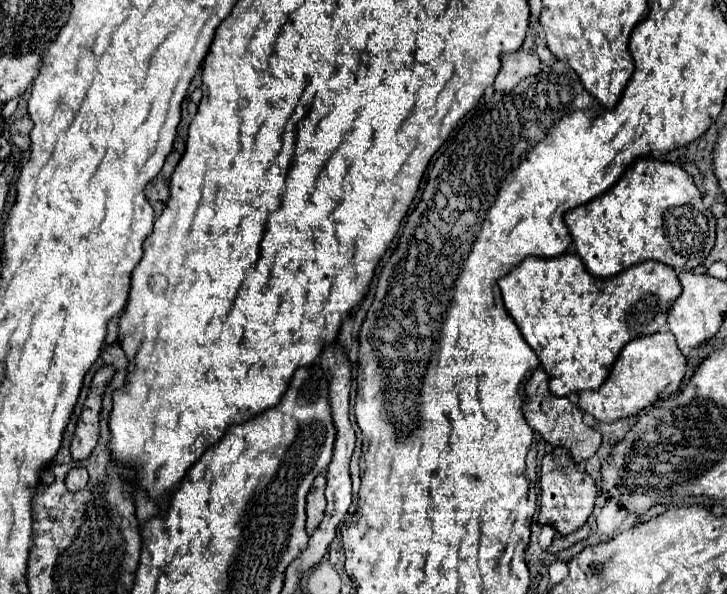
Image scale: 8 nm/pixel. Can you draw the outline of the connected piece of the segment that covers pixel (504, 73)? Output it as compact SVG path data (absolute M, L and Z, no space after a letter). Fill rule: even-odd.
M517 50L511 54L501 56L501 70L495 78L497 90L511 90L523 78L533 76L539 72L539 58L533 50Z

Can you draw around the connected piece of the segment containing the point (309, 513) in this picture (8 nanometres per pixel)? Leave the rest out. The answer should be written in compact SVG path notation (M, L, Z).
M319 474L306 497L306 531L311 534L325 516L325 475Z

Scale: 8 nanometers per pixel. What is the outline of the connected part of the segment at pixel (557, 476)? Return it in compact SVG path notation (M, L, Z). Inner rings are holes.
M555 448L551 454L545 454L541 460L541 502L539 502L539 516L537 524L539 526L553 526L557 534L571 534L577 528L581 528L587 520L587 516L593 512L593 502L597 498L597 488L595 482L577 468L575 462L571 462L571 456L563 448Z

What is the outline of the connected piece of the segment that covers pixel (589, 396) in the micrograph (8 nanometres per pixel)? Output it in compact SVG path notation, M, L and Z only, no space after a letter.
M671 332L635 338L621 350L609 378L603 382L599 390L579 392L579 408L589 412L599 422L615 422L633 416L643 408L651 406L655 400L659 400L665 390L667 396L675 394L685 376L685 368L687 360L677 348L675 336L671 336Z

